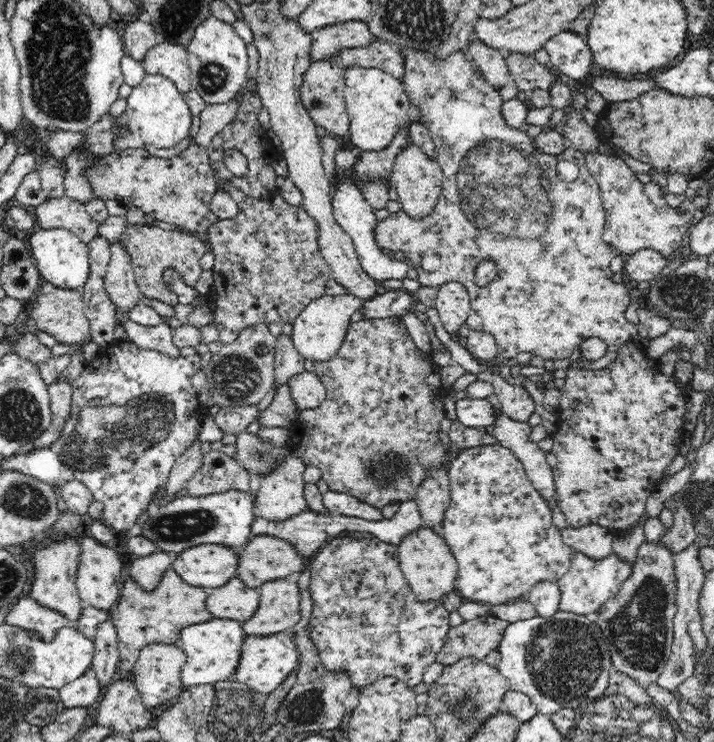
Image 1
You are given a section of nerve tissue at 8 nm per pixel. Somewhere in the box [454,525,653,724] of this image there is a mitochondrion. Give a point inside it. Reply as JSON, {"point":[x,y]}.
{"point":[565,659]}

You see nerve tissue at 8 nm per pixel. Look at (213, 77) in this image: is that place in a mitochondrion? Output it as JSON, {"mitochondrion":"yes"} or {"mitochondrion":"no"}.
{"mitochondrion":"yes"}

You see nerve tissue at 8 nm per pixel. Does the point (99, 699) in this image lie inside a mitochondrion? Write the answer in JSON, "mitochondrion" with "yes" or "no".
{"mitochondrion":"no"}

